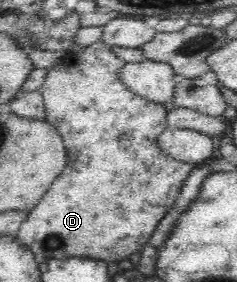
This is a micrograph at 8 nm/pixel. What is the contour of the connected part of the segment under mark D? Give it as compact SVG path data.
M101 39L78 53L66 49L60 64L49 71L42 84L45 119L63 138L67 165L48 194L28 213L17 233L16 238L30 247L38 264L43 259L68 257L96 258L117 264L128 260L132 253L140 253L160 221L172 211L170 206L177 203L187 185L186 179L197 166L167 155L160 148L159 138L169 127L168 109L134 92L120 78L120 71L126 65L128 61L118 57L112 45Z

